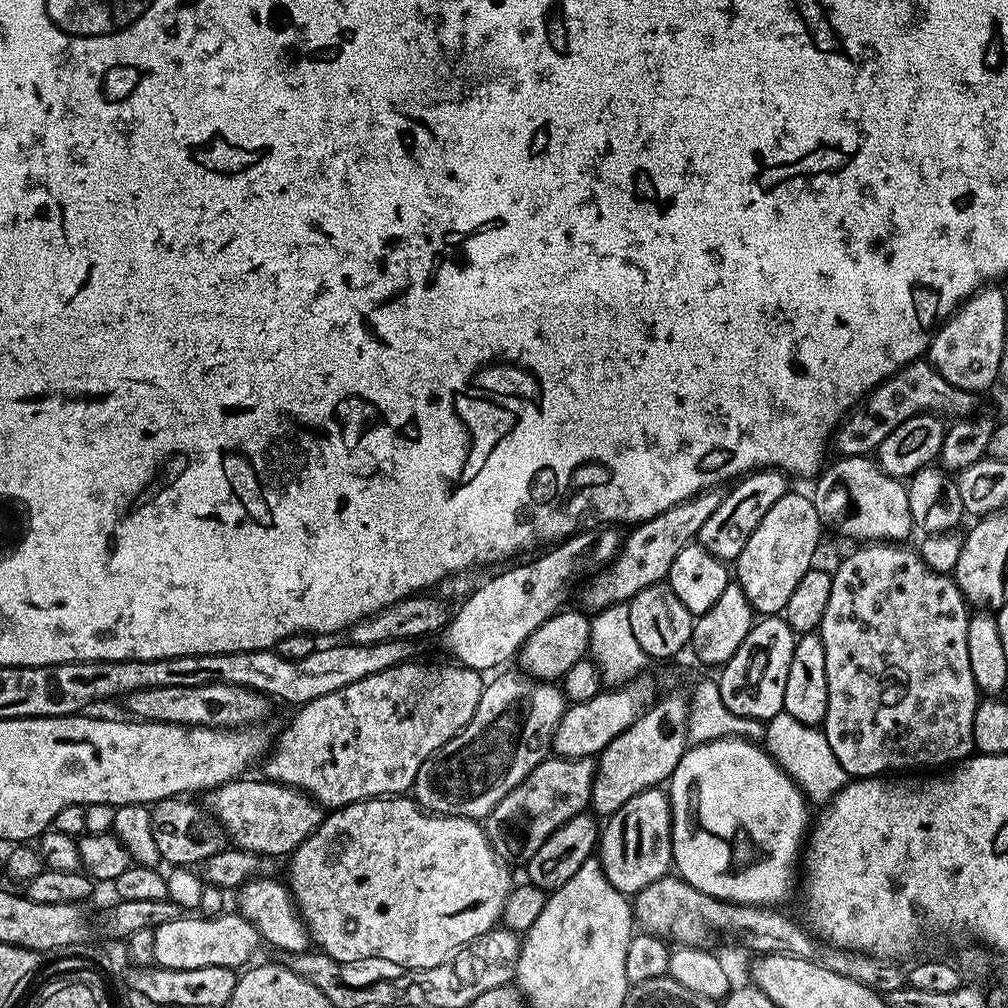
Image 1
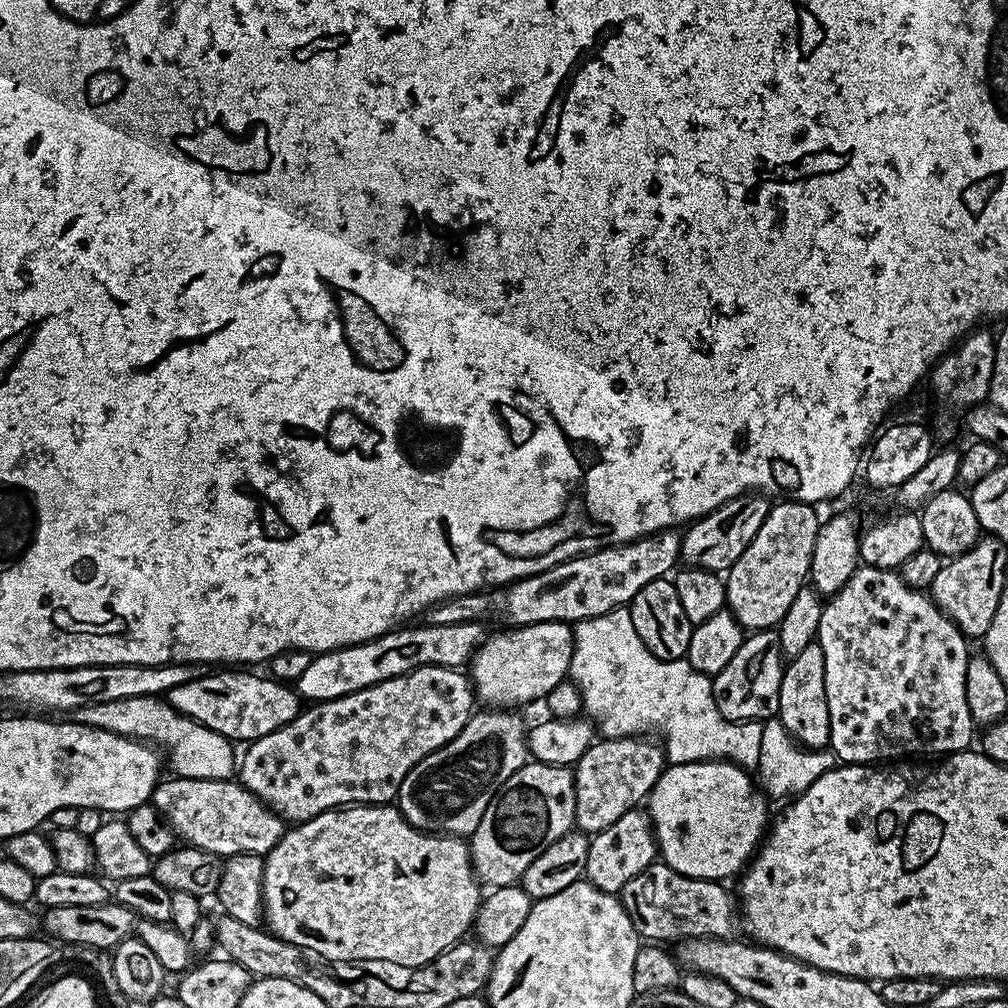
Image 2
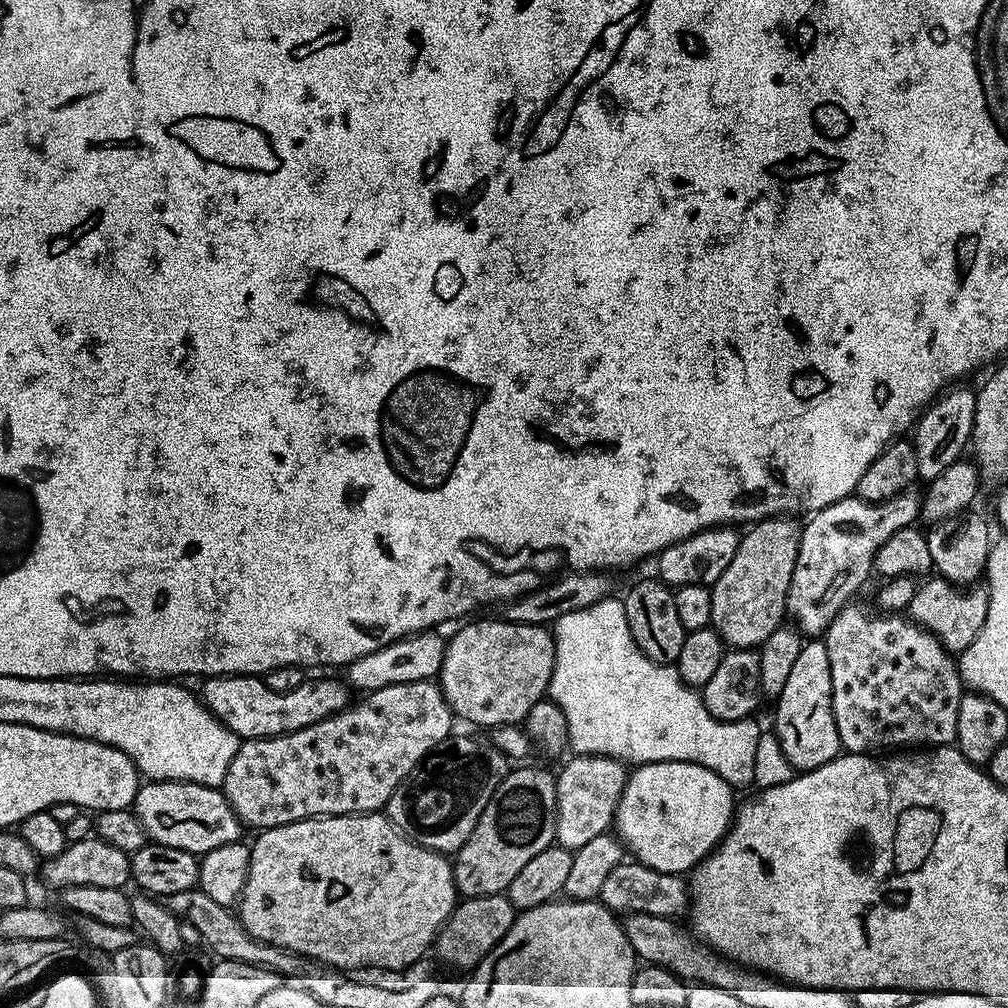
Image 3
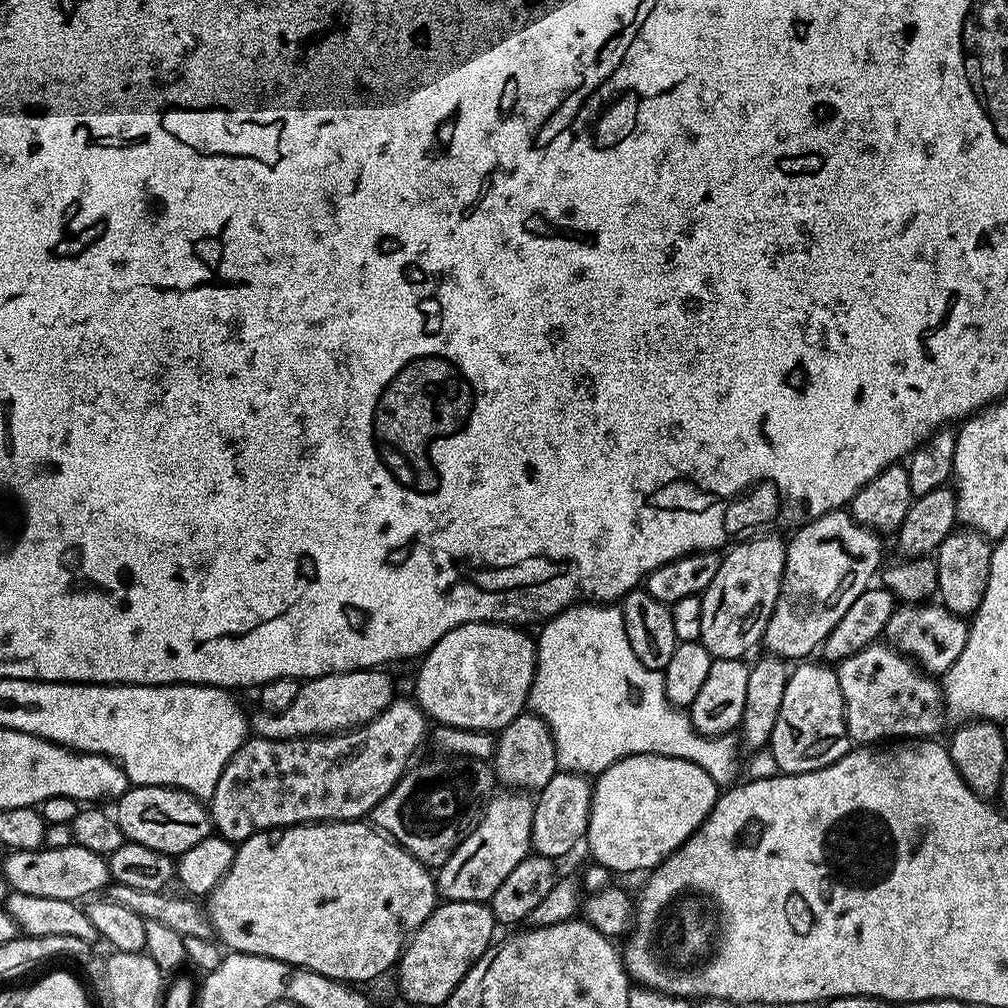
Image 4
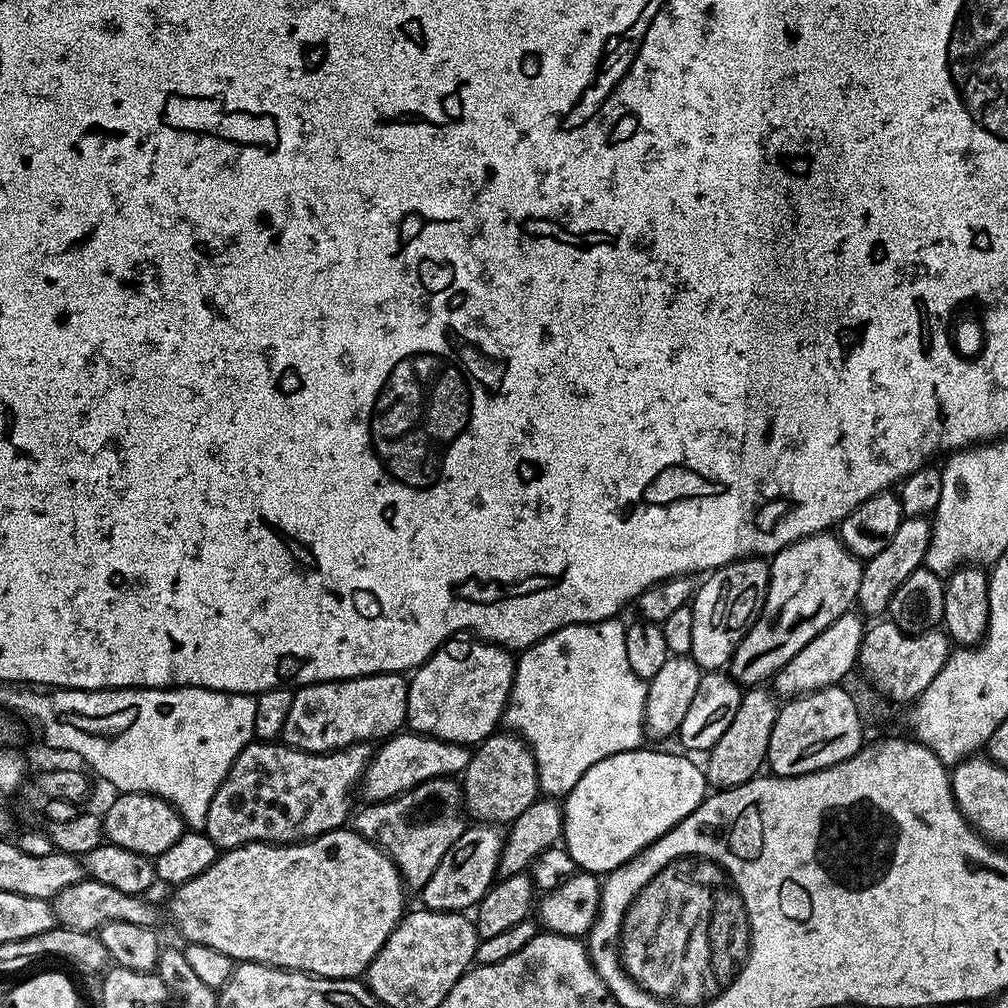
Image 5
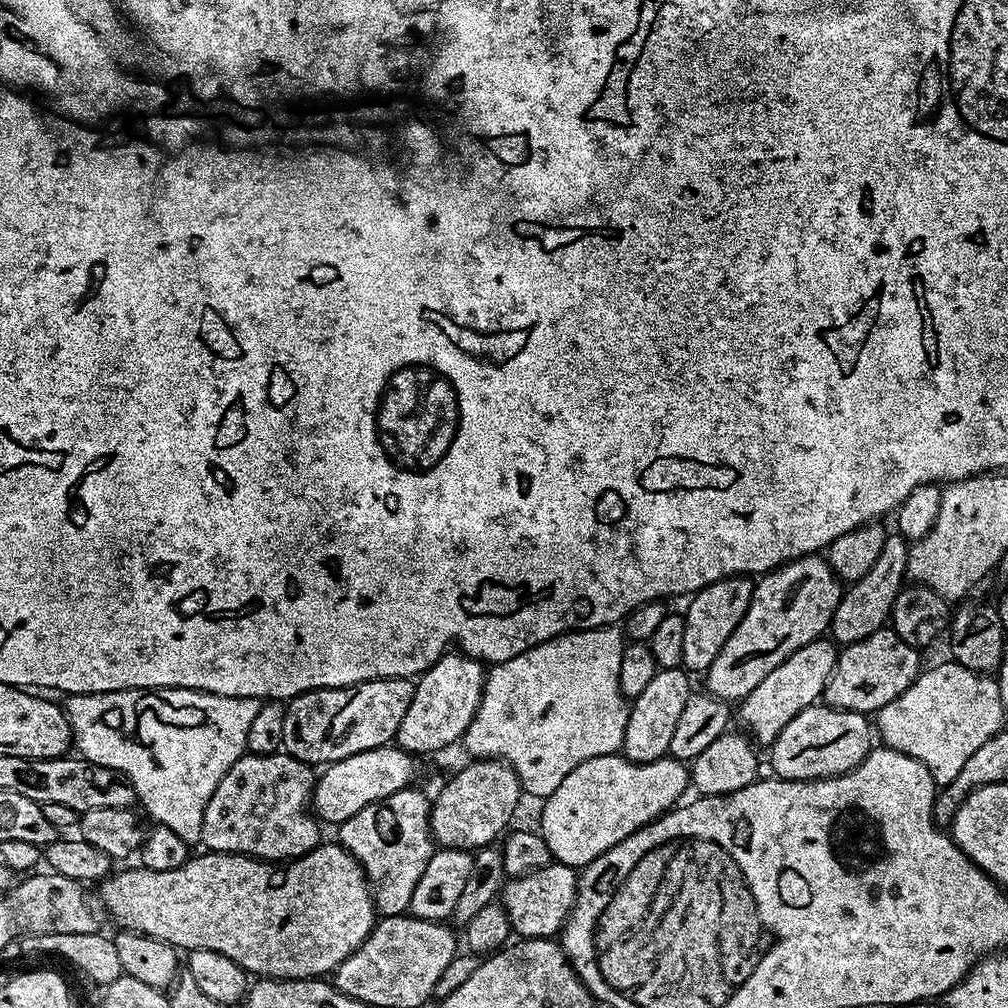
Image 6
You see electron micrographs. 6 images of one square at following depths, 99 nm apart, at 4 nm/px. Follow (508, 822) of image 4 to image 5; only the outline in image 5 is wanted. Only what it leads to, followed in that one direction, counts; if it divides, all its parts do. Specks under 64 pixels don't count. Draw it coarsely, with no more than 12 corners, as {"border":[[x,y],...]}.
{"border":[[465,827],[430,882],[432,912],[467,913],[494,883],[504,836]]}

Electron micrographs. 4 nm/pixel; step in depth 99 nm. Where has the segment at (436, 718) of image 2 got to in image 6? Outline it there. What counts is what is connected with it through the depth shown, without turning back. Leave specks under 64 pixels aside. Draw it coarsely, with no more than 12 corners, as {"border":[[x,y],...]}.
{"border":[[240,756],[200,844],[269,862],[322,842],[313,765]]}

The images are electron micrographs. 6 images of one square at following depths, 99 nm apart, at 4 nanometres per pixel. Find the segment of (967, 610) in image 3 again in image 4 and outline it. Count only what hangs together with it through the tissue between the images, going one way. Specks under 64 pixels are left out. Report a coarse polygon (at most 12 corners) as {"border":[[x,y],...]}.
{"border":[[901,603],[883,639],[940,678],[966,646],[965,617]]}

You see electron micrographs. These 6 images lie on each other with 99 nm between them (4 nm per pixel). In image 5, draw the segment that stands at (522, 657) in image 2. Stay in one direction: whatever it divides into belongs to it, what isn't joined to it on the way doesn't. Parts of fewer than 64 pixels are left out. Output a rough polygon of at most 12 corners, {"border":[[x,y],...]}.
{"border":[[458,632],[411,673],[407,727],[480,744],[501,727],[509,649]]}

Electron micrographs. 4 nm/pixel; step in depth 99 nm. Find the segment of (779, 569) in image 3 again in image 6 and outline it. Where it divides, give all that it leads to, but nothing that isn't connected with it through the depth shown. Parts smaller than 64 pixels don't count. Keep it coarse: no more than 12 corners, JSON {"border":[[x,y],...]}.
{"border":[[728,576],[687,601],[682,665],[707,673],[752,601]]}

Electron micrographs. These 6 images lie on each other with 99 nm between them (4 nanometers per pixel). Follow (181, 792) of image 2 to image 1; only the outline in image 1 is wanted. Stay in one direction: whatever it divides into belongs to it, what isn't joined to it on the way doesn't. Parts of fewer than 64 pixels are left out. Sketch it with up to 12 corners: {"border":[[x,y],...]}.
{"border":[[267,778],[207,793],[235,847],[292,851],[324,819],[312,797]]}

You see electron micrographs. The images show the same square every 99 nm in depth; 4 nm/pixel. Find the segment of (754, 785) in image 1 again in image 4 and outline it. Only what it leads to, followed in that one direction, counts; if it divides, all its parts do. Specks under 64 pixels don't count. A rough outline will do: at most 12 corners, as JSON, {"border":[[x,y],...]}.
{"border":[[627,756],[595,777],[586,845],[659,868],[718,786],[694,762]]}

